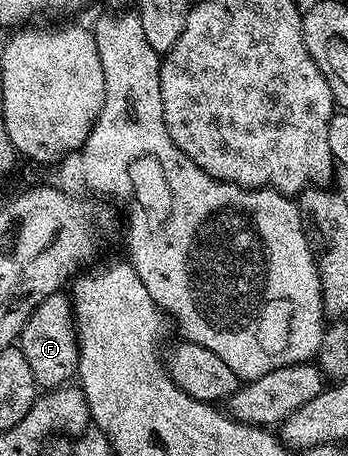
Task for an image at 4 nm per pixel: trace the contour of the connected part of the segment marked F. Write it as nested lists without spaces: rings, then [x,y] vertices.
[[[66,292],[49,295],[40,303],[24,325],[17,348],[25,355],[33,370],[33,379],[40,390],[50,391],[66,386],[79,372],[79,341],[75,337],[75,312]]]

